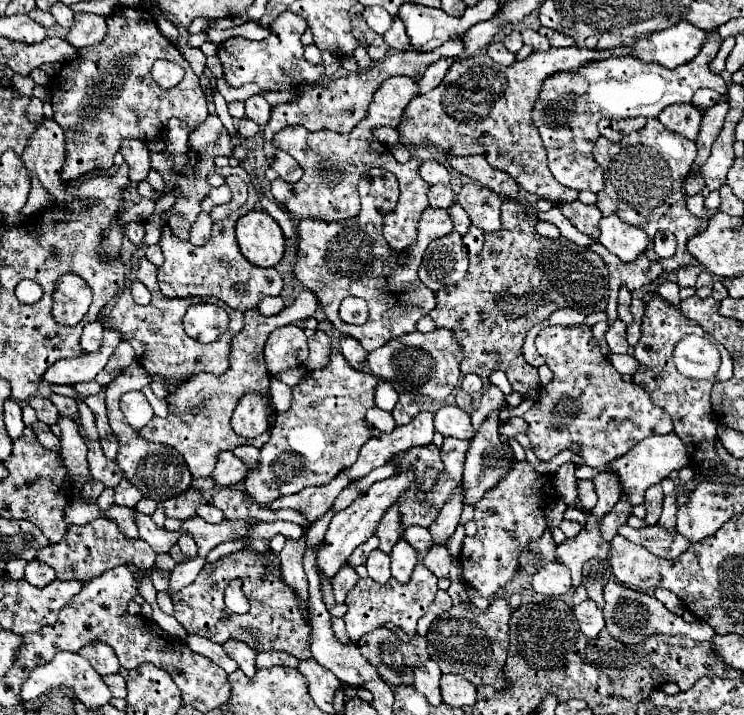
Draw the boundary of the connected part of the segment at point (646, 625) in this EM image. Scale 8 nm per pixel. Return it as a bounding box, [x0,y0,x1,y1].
[604,580,714,644]

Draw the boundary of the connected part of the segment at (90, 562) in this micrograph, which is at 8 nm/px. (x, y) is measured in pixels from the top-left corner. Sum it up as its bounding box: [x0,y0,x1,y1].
[36,518,156,584]

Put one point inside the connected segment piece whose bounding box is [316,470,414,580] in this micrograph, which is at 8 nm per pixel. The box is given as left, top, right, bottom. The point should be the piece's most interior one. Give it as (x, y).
(350, 527)

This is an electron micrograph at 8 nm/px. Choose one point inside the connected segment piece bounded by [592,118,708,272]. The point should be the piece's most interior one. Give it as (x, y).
(644, 173)

